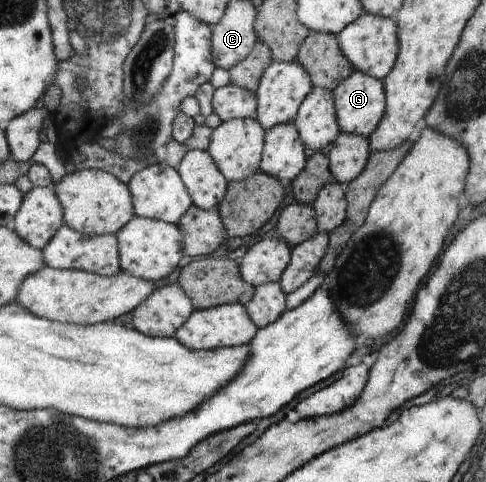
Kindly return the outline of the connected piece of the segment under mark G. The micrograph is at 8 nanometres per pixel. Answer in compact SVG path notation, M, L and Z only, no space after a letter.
M353 71L337 88L333 90L337 124L339 130L345 134L358 134L369 138L377 128L383 114L385 114L385 91L383 80L367 76L363 72Z

